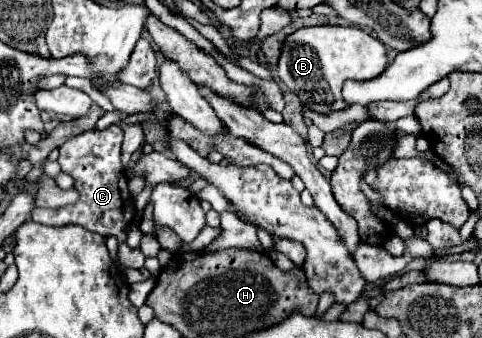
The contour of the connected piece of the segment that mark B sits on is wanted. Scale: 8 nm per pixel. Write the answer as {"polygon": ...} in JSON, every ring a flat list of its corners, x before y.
{"polygon":[[304,27,286,37,278,61,278,75,284,85,300,97,304,107,328,115,350,107,342,101,344,81,368,81,380,77,388,63,384,43,358,27]]}

